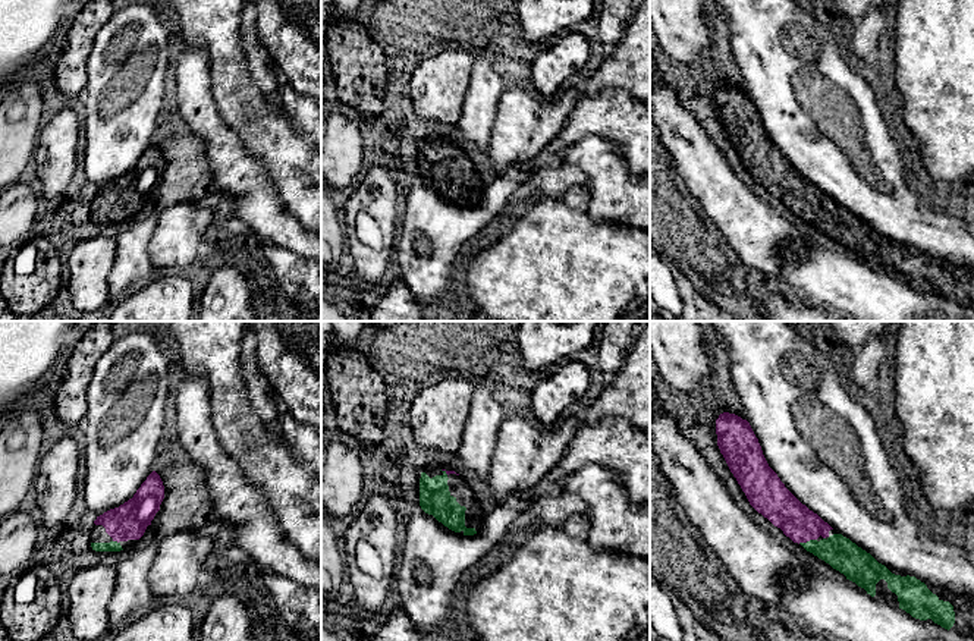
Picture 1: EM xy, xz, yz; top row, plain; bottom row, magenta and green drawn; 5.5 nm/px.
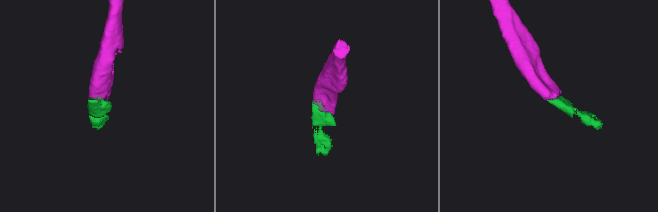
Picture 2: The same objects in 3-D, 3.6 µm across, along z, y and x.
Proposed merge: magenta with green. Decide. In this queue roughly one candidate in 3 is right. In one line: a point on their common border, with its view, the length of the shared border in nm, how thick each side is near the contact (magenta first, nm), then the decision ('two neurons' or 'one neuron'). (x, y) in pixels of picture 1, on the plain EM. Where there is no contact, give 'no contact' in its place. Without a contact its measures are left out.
yz (807, 211) | 110 nm | 190/180 nm | one neuron

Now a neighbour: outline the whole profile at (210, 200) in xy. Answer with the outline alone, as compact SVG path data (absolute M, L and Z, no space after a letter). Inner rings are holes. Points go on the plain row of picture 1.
M211 191L211 192L205 194L204 197L195 199L194 202L198 207L216 210L219 207L220 197L221 197L220 192Z

